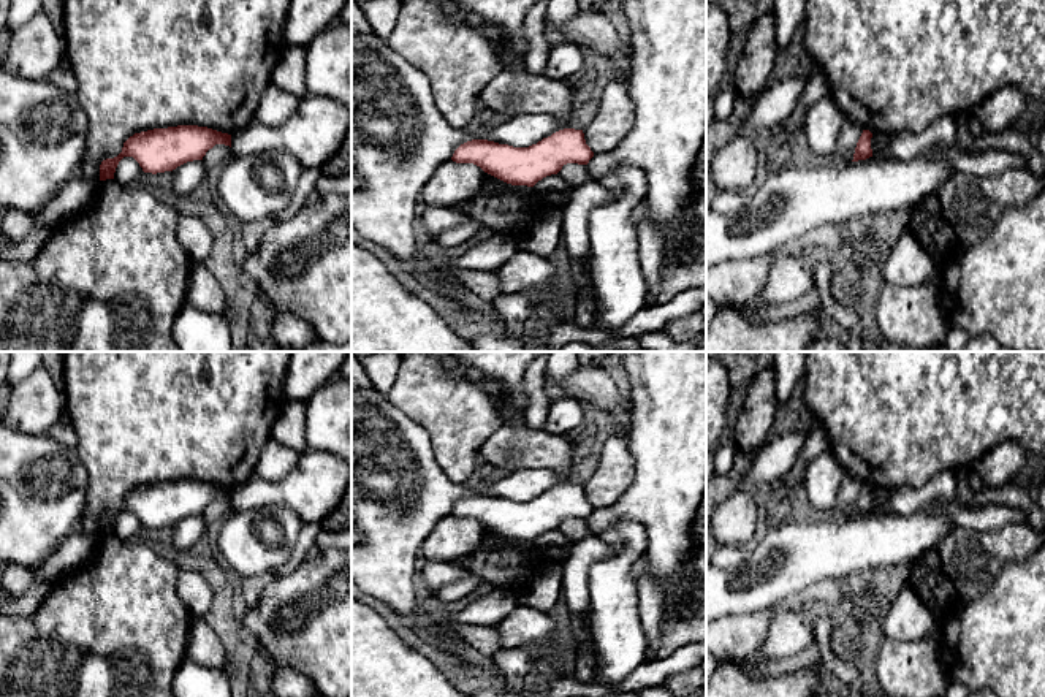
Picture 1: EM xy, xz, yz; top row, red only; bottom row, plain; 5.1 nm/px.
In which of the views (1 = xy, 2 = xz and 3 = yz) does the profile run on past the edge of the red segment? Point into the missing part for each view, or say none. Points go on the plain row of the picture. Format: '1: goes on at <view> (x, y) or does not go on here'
1: does not go on here
2: does not go on here
3: does not go on here

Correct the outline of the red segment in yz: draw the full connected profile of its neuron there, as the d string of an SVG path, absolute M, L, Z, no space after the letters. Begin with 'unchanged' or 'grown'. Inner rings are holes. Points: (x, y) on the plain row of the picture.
unchanged | M863 485L863 488L857 497L852 516L866 515L866 513L872 512L871 493L872 493L872 488L869 485Z

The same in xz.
unchanged | M564 483L529 502L472 494L461 499L451 515L473 518L511 540L534 542L543 532L557 529L564 520L587 520L592 512L583 485Z

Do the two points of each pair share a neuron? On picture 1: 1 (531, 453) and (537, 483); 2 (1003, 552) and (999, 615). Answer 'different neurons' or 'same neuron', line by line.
1: different neurons
2: different neurons

